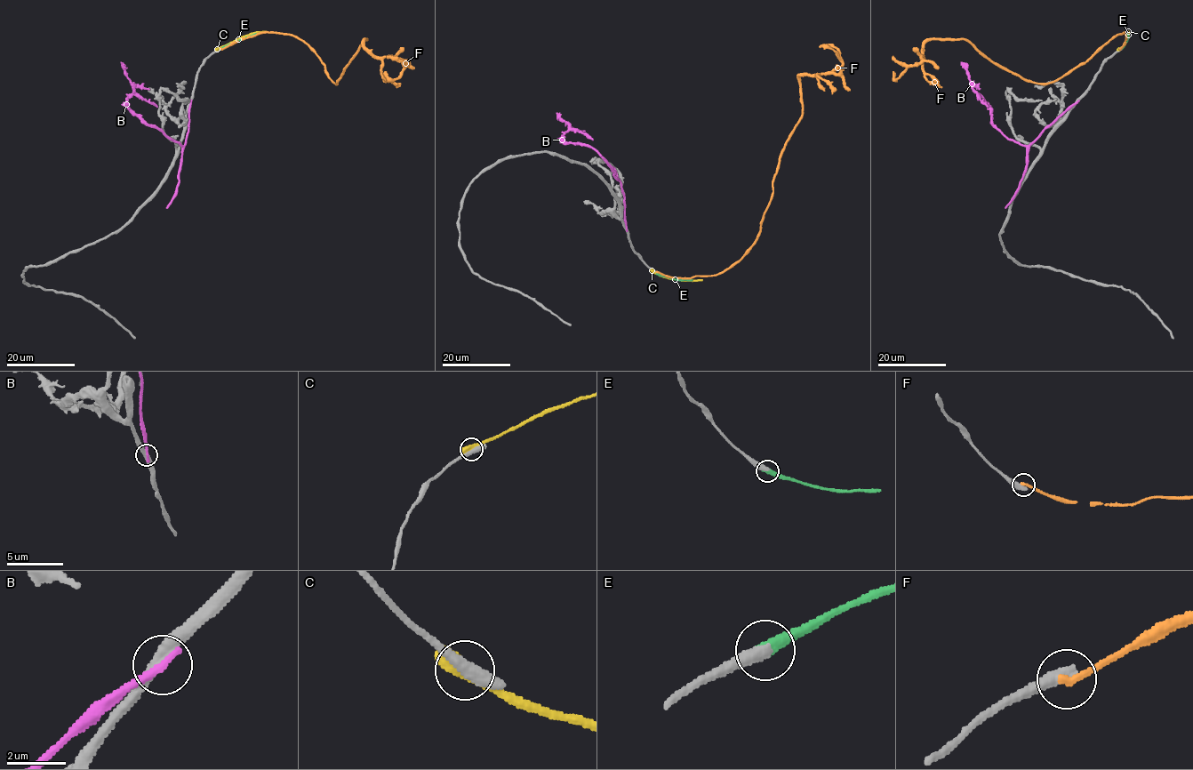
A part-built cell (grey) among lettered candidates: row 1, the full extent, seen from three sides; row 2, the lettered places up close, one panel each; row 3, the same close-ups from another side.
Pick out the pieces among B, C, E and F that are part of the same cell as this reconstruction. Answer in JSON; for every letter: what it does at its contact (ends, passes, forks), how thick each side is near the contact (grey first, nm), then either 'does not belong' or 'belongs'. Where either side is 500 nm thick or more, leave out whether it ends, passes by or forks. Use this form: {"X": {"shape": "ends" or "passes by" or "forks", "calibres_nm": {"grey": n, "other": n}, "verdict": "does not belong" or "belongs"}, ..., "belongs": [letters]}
{"B": {"shape": "ends", "calibres_nm": {"grey": 380, "other": 280}, "verdict": "does not belong"}, "C": {"calibres_nm": {"grey": 400, "other": 600}, "verdict": "does not belong"}, "E": {"shape": "ends", "calibres_nm": {"grey": 440, "other": 460}, "verdict": "belongs"}, "F": {"calibres_nm": {"grey": 550, "other": 260}, "verdict": "does not belong"}, "belongs": ["E"]}

